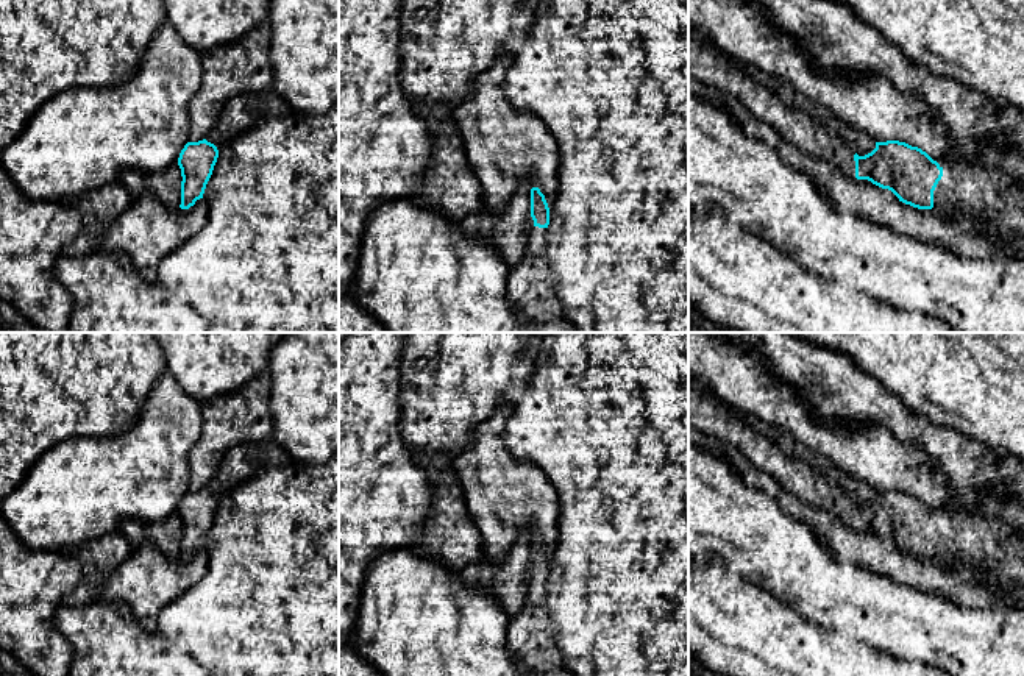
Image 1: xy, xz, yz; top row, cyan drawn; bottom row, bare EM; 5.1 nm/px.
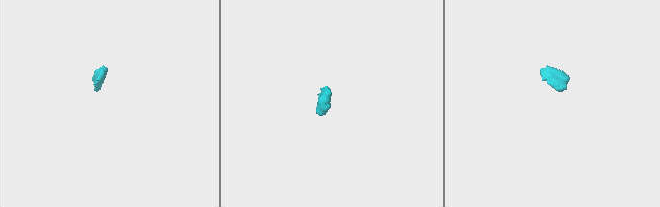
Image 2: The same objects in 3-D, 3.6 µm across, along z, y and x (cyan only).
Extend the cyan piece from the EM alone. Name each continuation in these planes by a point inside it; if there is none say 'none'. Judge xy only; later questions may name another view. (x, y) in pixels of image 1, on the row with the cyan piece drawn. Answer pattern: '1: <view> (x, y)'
1: xy (244, 111)

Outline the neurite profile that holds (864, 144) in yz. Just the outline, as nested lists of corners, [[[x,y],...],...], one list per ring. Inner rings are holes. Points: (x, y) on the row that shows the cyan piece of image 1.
[[[741,62],[741,66],[757,83],[766,86],[784,103],[810,114],[812,119],[818,120],[823,126],[826,126],[834,137],[841,137],[848,141],[859,156],[865,156],[876,148],[876,141],[873,137],[848,125],[824,106],[812,101],[809,97],[796,92],[788,81],[763,72],[749,62]]]

